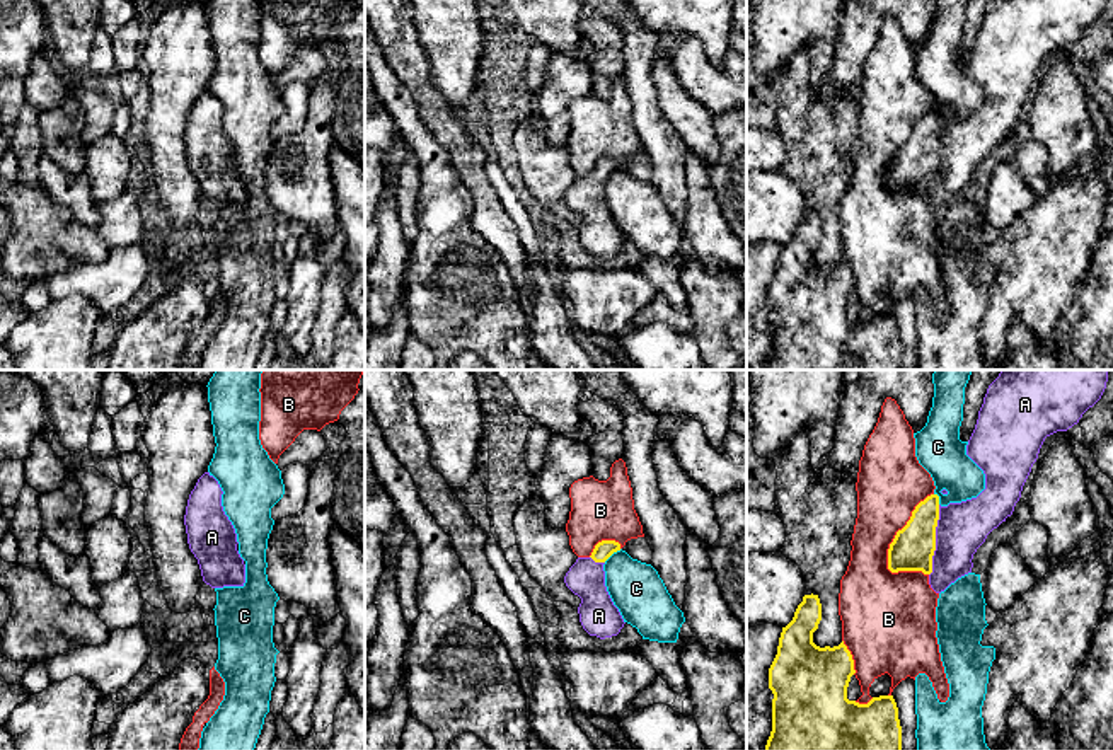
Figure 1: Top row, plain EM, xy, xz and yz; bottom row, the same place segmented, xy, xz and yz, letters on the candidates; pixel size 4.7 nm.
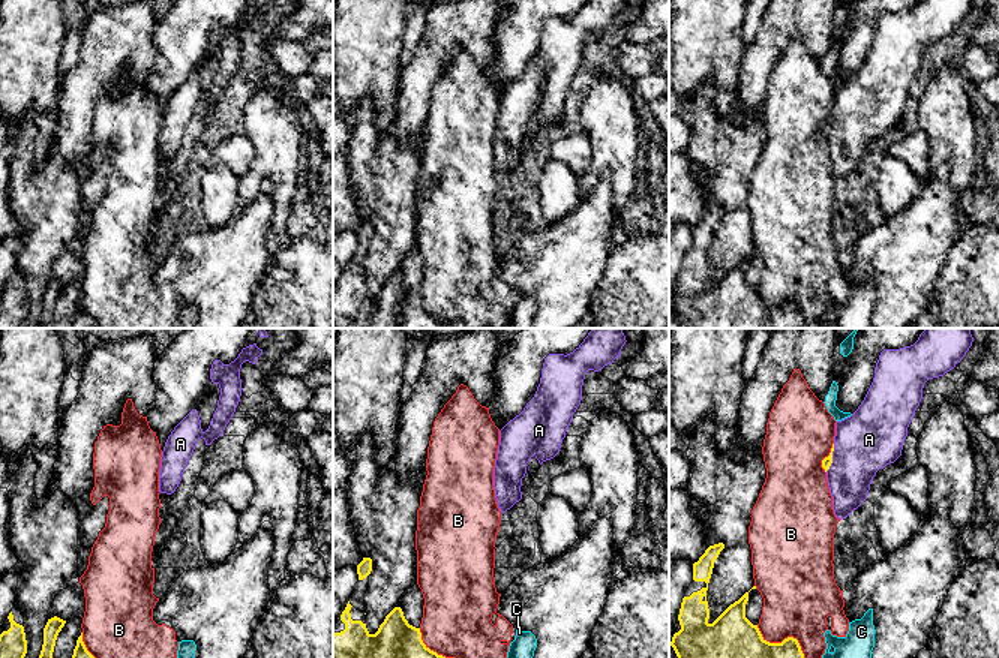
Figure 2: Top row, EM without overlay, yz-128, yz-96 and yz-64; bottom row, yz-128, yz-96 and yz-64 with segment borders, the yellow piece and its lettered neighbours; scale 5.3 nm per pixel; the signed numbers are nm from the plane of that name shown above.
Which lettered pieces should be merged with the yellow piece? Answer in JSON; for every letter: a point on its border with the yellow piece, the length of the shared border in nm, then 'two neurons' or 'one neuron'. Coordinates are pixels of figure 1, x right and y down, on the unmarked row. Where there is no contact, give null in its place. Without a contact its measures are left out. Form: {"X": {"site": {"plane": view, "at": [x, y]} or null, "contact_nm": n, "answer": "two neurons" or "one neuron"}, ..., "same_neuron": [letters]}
{"A": {"site": {"plane": "yz", "at": [934, 159]}, "contact_nm": 340, "answer": "one neuron"}, "B": {"site": {"plane": "yz", "at": [897, 150]}, "contact_nm": 440, "answer": "two neurons"}, "C": {"site": {"plane": "xz", "at": [612, 171]}, "contact_nm": 110, "answer": "two neurons"}, "same_neuron": ["A"]}

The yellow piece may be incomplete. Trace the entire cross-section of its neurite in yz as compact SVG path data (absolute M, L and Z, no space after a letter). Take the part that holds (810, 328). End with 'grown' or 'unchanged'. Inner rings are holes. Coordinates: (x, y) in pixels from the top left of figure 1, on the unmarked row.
M804 213L793 239L782 245L777 273L769 286L772 349L765 370L903 370L898 326L893 314L873 315L868 322L847 317L854 278L844 259L820 266L813 251L822 239L818 213Z | unchanged

